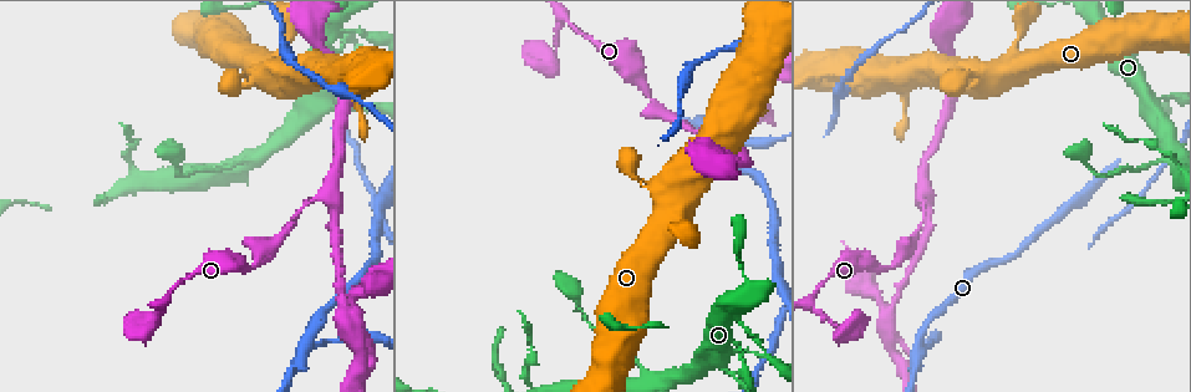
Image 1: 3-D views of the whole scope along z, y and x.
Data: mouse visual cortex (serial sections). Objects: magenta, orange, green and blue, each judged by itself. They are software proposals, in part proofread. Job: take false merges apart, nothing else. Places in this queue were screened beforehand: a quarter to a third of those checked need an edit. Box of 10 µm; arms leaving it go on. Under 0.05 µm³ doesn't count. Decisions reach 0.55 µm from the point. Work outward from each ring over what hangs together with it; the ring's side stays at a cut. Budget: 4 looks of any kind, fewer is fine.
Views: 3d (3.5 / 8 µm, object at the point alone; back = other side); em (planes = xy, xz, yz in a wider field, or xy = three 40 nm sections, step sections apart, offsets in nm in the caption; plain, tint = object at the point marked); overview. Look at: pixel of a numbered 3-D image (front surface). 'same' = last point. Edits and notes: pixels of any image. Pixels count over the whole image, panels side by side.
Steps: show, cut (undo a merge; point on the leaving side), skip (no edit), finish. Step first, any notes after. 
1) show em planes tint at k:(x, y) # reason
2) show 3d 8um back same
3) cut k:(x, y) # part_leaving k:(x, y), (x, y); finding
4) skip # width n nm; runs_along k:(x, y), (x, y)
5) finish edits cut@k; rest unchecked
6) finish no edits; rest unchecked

show 3d 3.5um at 1:(152, 329) # calibre changes

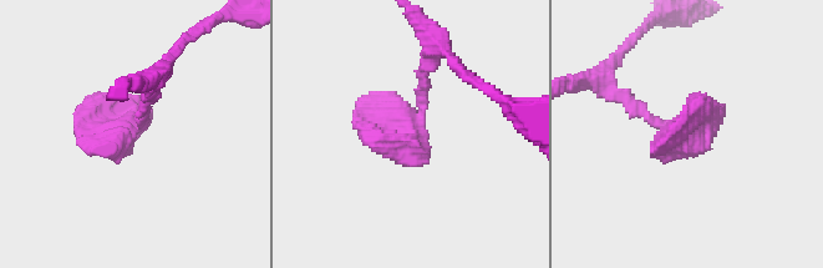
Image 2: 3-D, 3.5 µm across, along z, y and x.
show em xy step 1 tint at 2:(415, 111) # shape alone is not enough

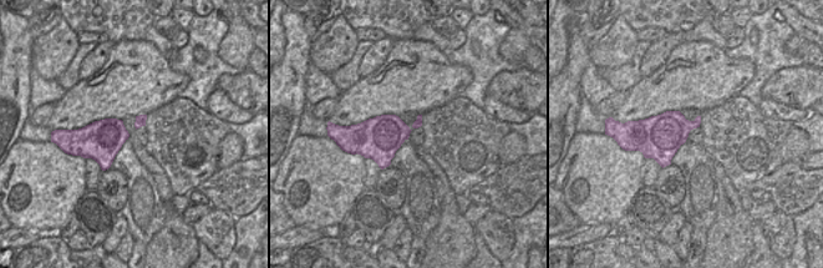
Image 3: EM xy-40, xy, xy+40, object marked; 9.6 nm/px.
skip # runs_along 2:(428, 51), (406, 141), (371, 141); continuous, no second cell

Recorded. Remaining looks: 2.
show 3d 8um at 1:(926, 192) # three-way junction

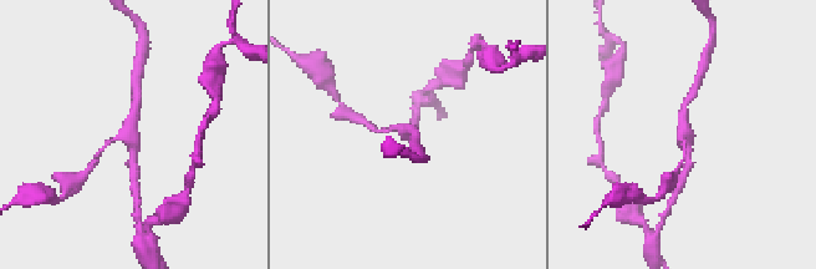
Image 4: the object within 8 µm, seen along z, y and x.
show em xy step 3 tint same # now the EM

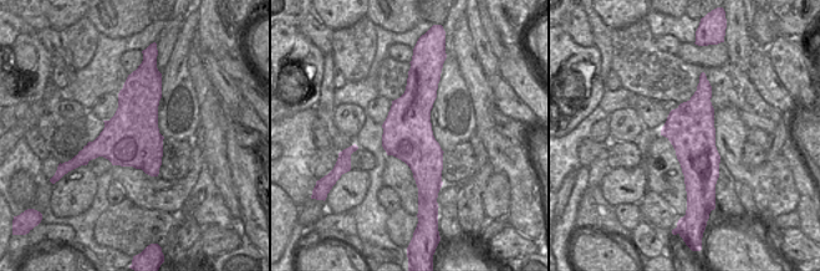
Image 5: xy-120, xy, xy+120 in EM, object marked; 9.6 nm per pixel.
skip # arm_widths 150, 200, 250 nm; one cell here

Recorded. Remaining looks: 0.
finish no edits; rest unchecked

